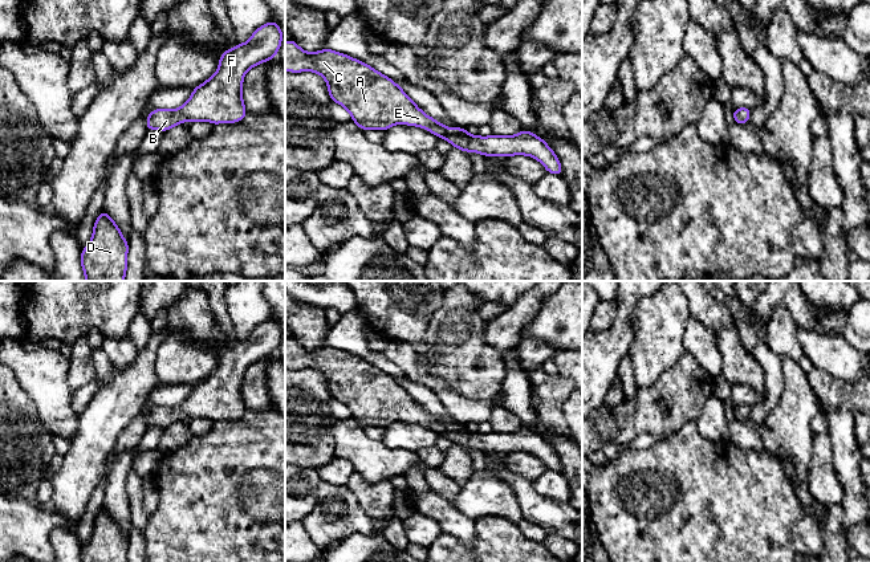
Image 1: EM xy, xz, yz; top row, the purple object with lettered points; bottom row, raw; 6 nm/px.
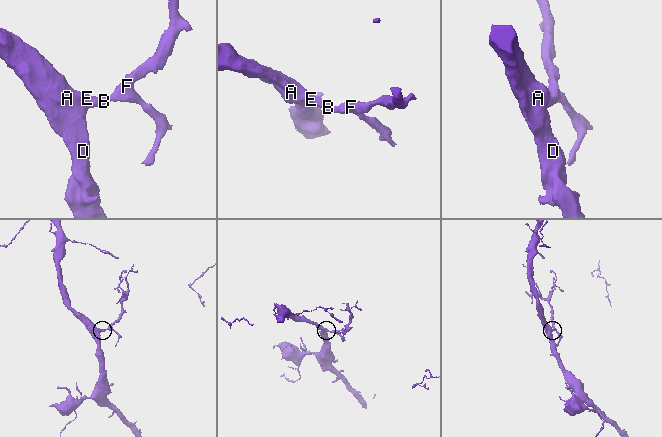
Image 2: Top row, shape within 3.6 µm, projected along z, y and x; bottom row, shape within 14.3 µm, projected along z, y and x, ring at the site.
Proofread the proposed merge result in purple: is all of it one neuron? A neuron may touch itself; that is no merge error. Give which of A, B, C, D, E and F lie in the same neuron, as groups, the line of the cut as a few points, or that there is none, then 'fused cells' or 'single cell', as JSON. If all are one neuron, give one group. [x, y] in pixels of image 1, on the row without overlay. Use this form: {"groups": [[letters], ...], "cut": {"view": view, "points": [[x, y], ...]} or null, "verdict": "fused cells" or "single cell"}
{"groups": [["A", "B", "C", "D", "E", "F"]], "cut": null, "verdict": "single cell"}

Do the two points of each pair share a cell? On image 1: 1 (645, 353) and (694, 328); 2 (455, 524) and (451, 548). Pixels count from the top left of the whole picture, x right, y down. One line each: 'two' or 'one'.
1: two
2: two

